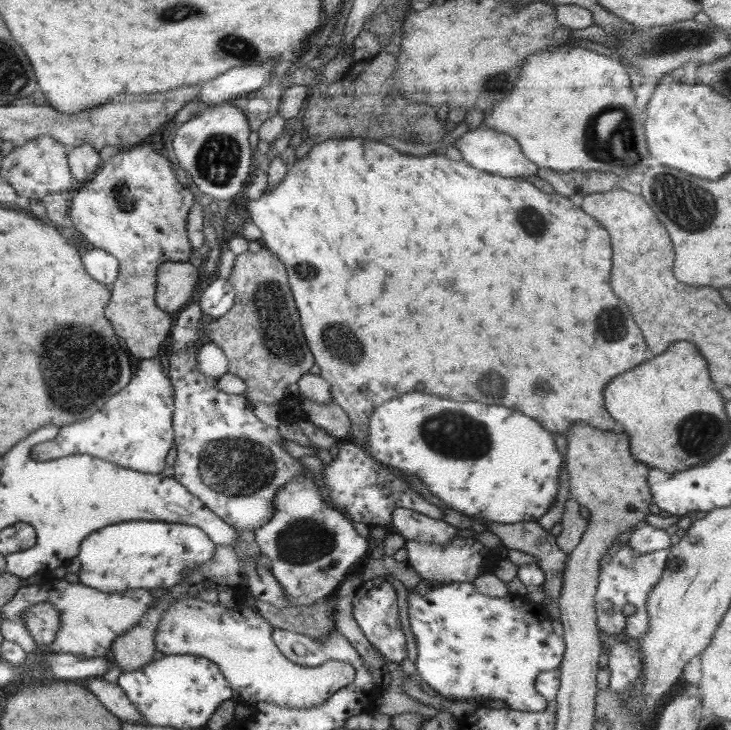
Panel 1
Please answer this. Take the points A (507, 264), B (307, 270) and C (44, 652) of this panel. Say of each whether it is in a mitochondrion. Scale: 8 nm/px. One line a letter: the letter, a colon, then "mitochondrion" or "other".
A: other
B: mitochondrion
C: other

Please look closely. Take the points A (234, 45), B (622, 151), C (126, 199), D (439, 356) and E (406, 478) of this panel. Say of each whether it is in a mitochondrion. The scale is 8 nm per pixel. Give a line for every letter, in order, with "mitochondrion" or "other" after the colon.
A: mitochondrion
B: mitochondrion
C: mitochondrion
D: other
E: other

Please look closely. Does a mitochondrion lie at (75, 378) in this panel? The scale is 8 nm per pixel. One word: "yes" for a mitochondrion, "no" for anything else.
yes

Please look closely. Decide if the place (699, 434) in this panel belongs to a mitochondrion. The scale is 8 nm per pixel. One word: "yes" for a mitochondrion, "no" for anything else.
yes

